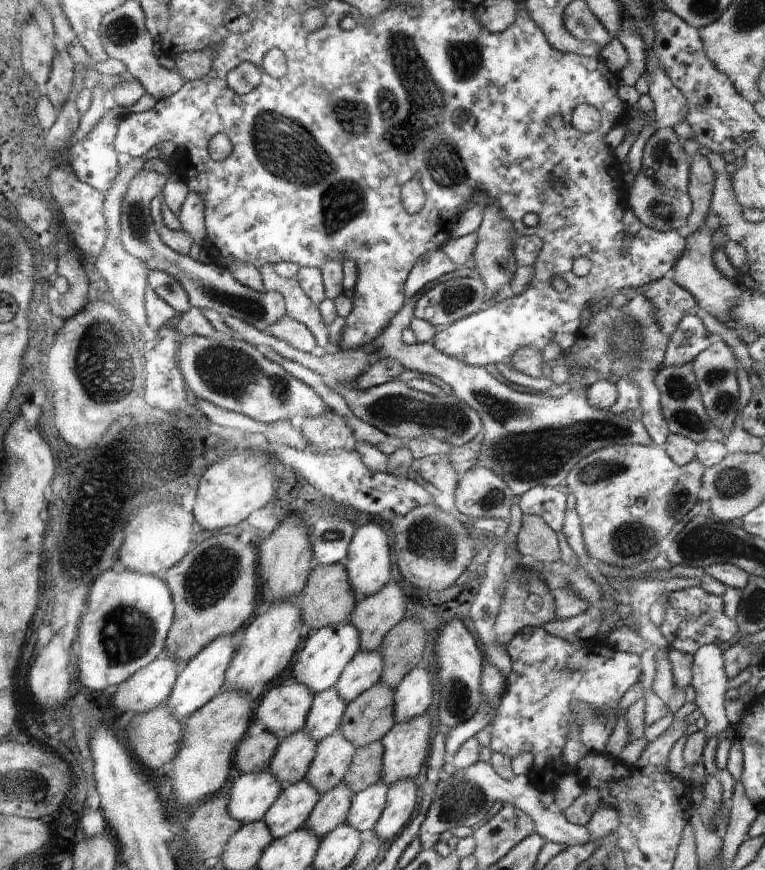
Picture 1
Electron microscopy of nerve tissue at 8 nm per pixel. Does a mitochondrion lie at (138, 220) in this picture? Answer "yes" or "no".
yes

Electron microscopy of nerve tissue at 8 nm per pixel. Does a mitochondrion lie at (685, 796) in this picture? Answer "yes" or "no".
no

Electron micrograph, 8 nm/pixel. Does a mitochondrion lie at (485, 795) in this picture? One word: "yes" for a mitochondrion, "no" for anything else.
yes

